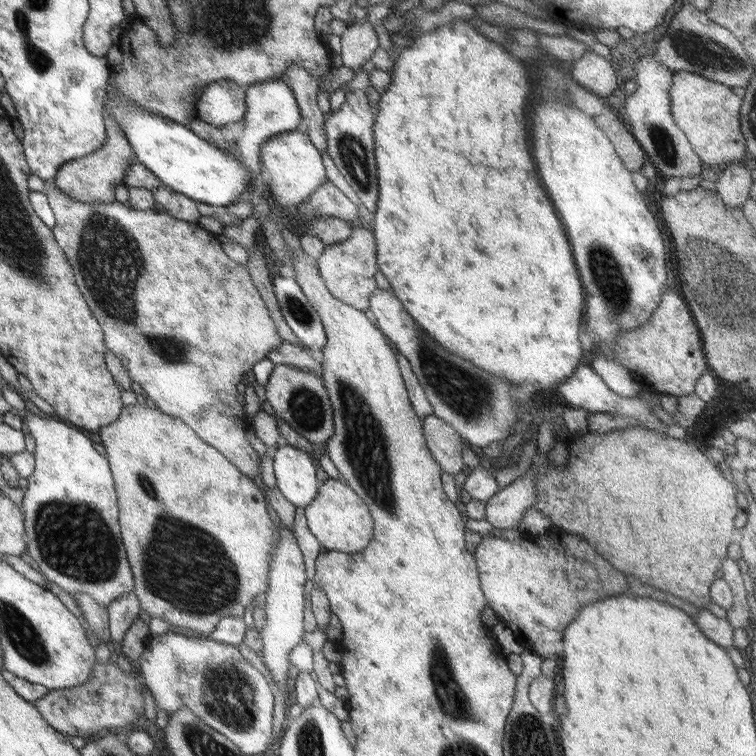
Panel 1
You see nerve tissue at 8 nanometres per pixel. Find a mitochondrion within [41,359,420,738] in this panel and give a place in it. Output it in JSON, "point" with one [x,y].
{"point":[184,566]}

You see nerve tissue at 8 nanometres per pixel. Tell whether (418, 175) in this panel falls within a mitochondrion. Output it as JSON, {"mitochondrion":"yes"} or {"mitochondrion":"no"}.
{"mitochondrion":"no"}

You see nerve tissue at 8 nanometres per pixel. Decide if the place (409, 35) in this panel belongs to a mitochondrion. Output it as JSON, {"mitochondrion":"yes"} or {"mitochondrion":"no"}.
{"mitochondrion":"no"}

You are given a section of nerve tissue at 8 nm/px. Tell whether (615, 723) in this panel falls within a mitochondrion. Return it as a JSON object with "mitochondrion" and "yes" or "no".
{"mitochondrion":"no"}

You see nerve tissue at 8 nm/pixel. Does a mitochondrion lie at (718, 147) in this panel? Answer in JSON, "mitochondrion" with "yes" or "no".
{"mitochondrion":"no"}

